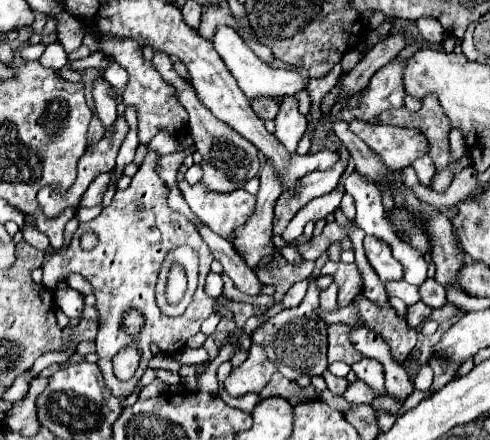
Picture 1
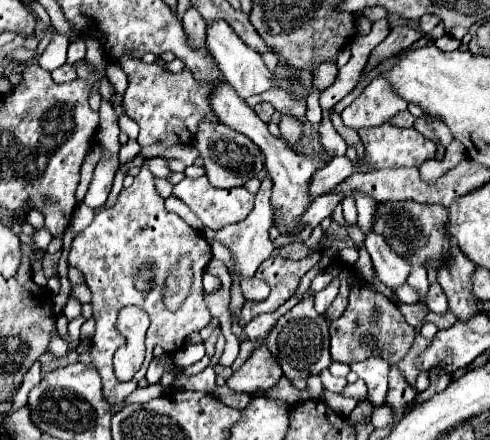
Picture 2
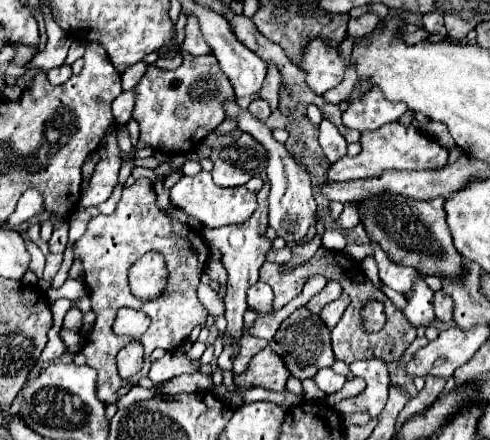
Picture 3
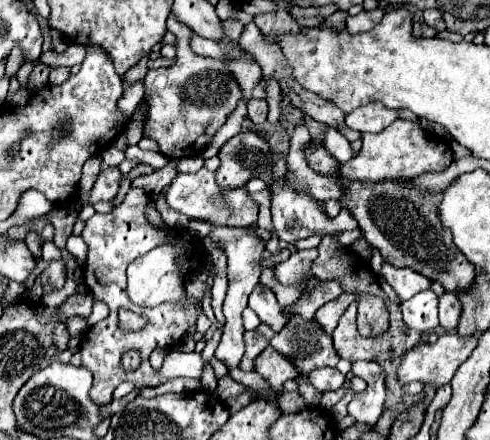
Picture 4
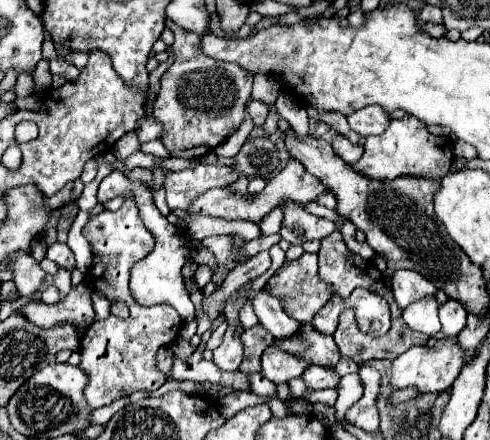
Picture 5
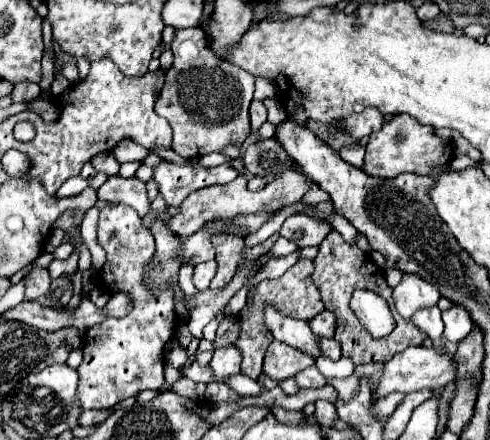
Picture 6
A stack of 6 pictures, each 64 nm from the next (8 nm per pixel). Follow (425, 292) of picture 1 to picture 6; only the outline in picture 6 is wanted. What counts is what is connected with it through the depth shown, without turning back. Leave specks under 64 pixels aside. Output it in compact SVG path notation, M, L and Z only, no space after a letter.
M458 304L444 310L442 320L444 320L444 338L450 342L460 342L474 326L470 314L464 308L460 308Z

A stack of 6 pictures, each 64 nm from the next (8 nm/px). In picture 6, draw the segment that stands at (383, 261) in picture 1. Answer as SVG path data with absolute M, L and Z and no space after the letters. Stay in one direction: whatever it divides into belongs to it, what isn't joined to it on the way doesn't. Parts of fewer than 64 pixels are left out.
M404 274L400 284L394 288L394 304L402 318L410 318L418 308L424 306L436 306L440 298L440 292L432 288L426 280L420 280L420 276Z

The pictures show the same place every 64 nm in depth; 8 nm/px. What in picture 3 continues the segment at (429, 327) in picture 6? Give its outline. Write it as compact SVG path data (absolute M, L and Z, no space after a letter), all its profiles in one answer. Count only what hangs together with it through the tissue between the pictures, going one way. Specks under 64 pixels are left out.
M416 280L416 288L414 288L414 296L412 300L408 300L408 306L404 310L404 316L408 318L408 322L412 326L430 326L432 320L436 318L434 316L434 310L432 310L432 290L430 286L422 280Z

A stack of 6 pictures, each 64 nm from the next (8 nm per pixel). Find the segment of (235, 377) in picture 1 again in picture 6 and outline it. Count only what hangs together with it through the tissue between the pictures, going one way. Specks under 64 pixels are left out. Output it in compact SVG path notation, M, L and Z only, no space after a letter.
M274 340L264 358L264 374L276 382L296 376L304 368L314 366L312 356L304 356L304 352L296 352L296 348L288 348L288 344L280 344Z

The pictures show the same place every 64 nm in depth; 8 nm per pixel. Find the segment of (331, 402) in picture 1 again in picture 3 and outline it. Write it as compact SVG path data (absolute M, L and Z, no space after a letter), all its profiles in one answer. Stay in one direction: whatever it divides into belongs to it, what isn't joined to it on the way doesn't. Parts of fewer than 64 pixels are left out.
M370 358L364 362L352 362L350 370L354 376L362 376L366 380L366 388L360 396L347 398L346 406L339 402L335 404L334 409L340 414L368 410L370 416L378 416L384 410L388 398L388 386L390 386L390 374L386 362L378 358Z

